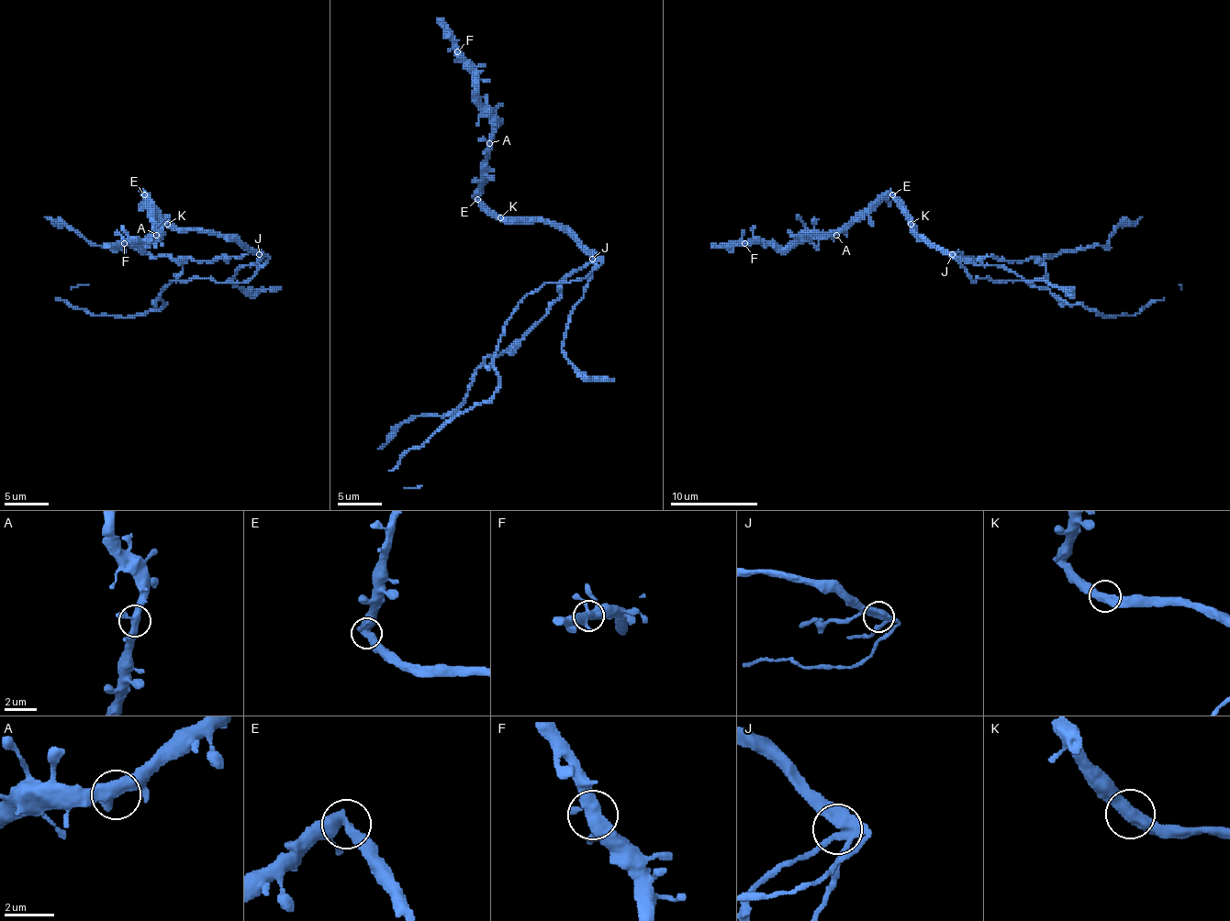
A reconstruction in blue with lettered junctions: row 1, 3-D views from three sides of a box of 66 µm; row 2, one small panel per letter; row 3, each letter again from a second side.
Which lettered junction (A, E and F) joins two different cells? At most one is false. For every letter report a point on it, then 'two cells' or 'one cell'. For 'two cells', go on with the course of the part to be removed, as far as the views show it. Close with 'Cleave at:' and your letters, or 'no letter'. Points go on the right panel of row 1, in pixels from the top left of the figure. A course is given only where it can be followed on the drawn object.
A: place (836, 235); one cell
E: place (892, 194); two cells
F: place (744, 243); one cell
Cleave at: E

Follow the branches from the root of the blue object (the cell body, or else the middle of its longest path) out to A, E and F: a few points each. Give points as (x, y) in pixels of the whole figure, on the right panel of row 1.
A: (960, 263), (923, 238), (890, 195), (857, 213), (836, 235)
E: (960, 263), (954, 254), (941, 252), (914, 230), (908, 210), (893, 195)
F: (960, 263), (923, 238), (890, 195), (879, 197), (836, 230), (811, 232), (786, 248), (744, 243)

